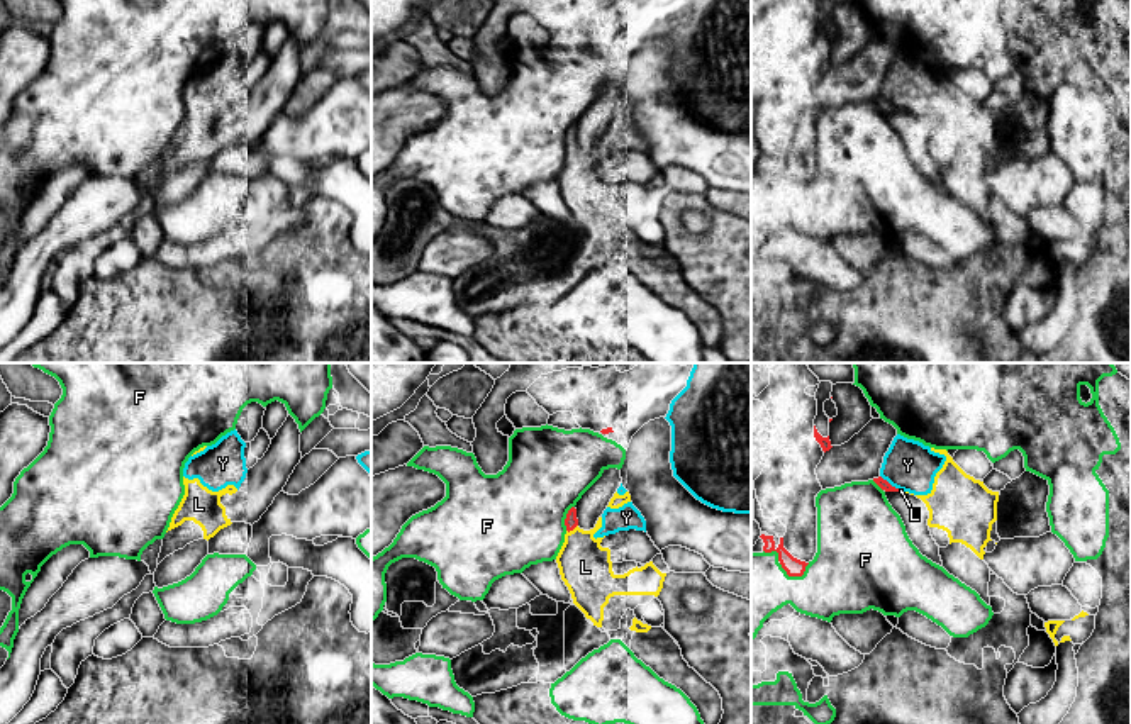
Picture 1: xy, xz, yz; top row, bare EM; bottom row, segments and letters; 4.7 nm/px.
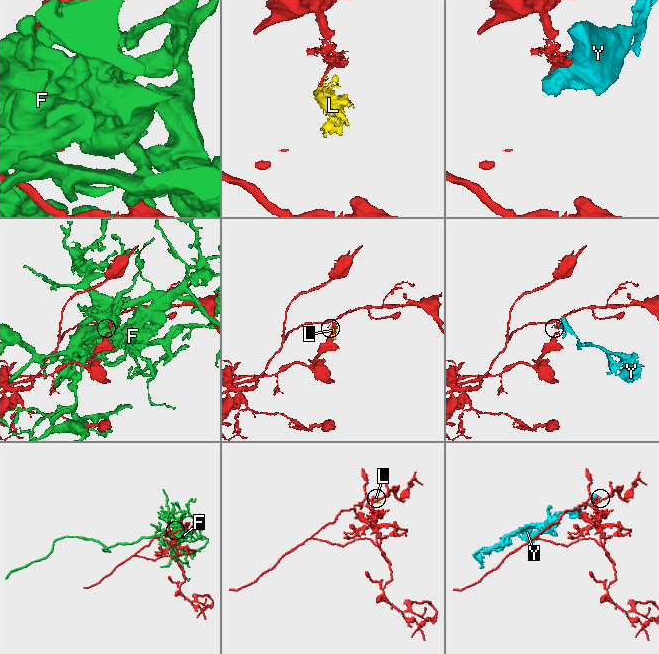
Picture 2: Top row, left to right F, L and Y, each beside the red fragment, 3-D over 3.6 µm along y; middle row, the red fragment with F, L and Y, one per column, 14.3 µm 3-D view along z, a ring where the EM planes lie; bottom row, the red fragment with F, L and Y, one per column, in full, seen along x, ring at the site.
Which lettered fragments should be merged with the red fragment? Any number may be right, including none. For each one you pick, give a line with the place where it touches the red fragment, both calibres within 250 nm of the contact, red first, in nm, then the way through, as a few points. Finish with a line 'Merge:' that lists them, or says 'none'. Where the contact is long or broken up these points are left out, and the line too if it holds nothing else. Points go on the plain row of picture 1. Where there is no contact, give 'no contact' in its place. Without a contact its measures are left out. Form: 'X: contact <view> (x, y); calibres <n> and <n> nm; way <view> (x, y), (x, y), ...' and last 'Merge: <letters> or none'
Merge: none

